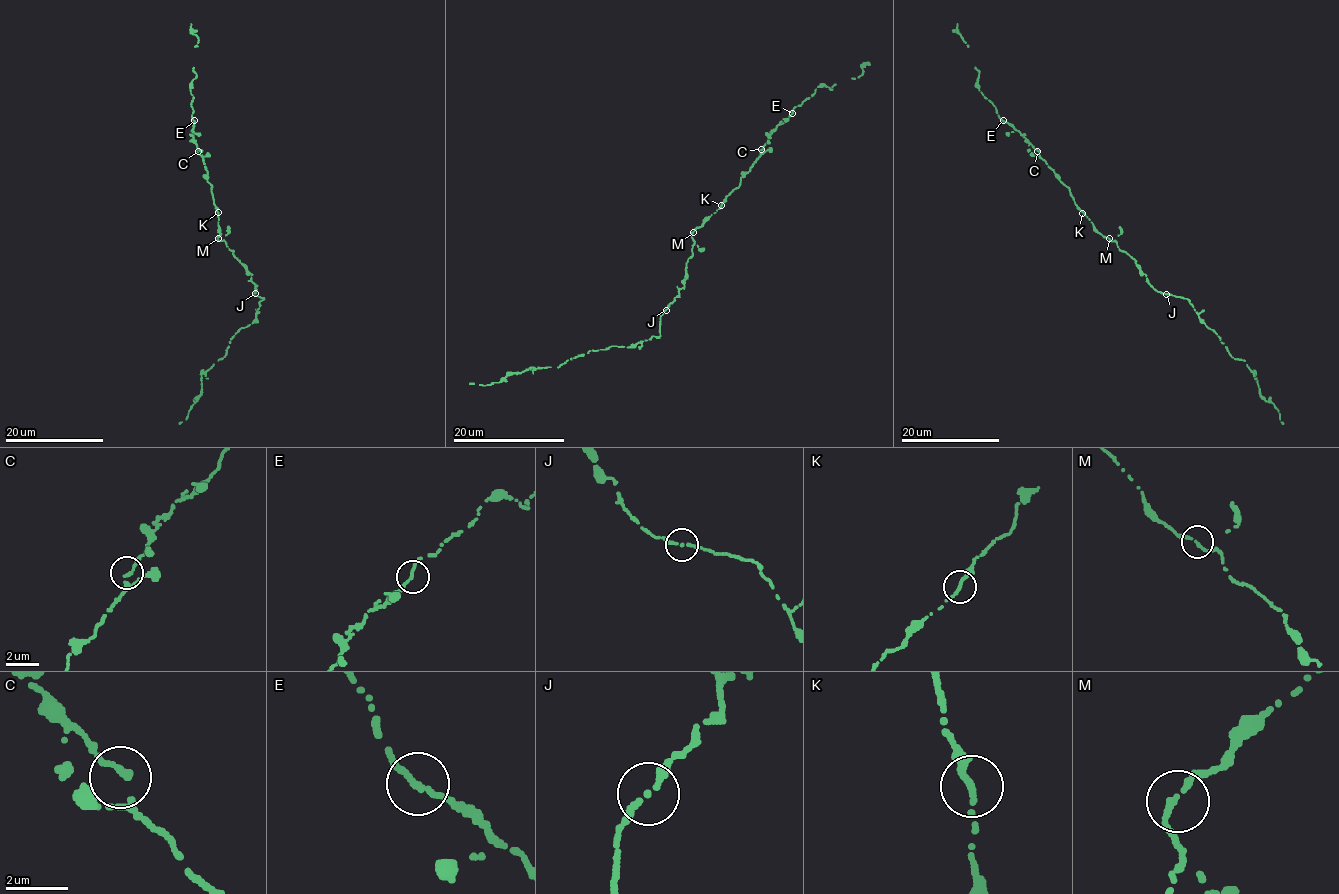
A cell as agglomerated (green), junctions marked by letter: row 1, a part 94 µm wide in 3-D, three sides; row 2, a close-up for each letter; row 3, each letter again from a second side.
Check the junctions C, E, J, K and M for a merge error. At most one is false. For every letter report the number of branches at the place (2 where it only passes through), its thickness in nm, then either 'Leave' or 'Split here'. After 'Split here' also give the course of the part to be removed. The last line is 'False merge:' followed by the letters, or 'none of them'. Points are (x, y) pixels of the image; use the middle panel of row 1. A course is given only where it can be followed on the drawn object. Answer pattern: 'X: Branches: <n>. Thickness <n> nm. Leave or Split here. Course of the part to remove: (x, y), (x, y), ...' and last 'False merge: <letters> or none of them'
C: Branches: 2. Thickness 180 nm. Leave
E: Branches: 2. Thickness 190 nm. Leave
J: Branches: 2. Thickness 200 nm. Leave
K: Branches: 2. Thickness 200 nm. Leave
M: Branches: 2. Thickness 180 nm. Leave
False merge: none of them

